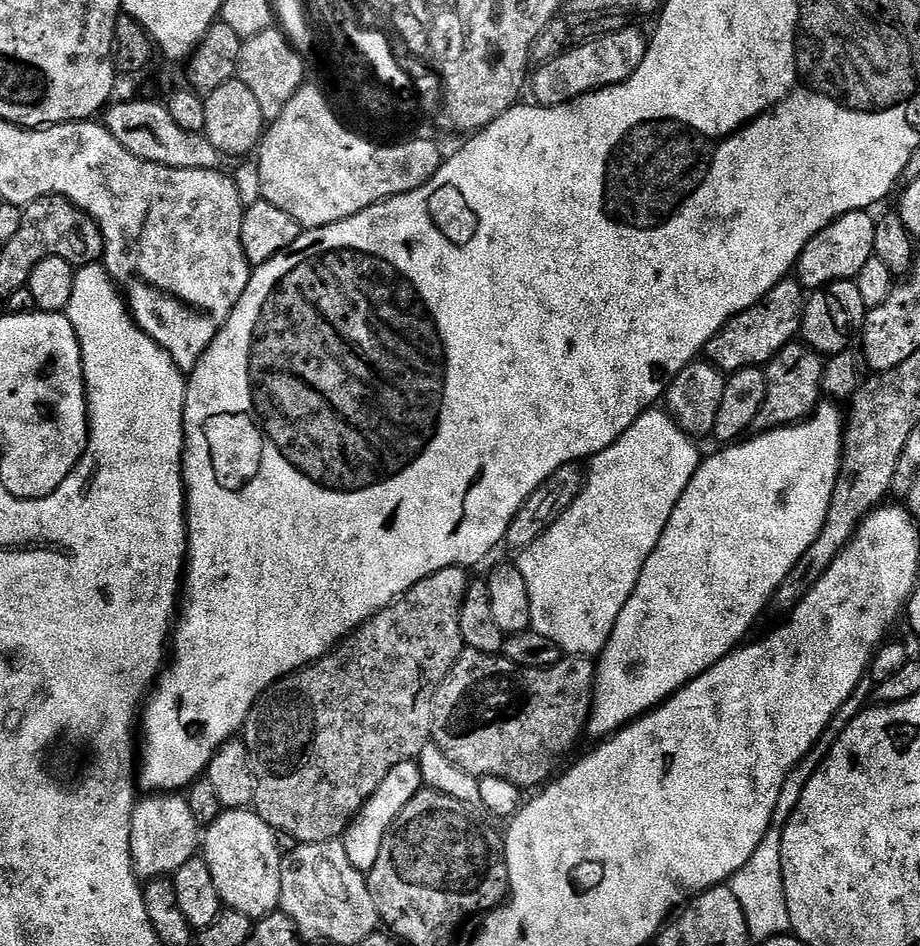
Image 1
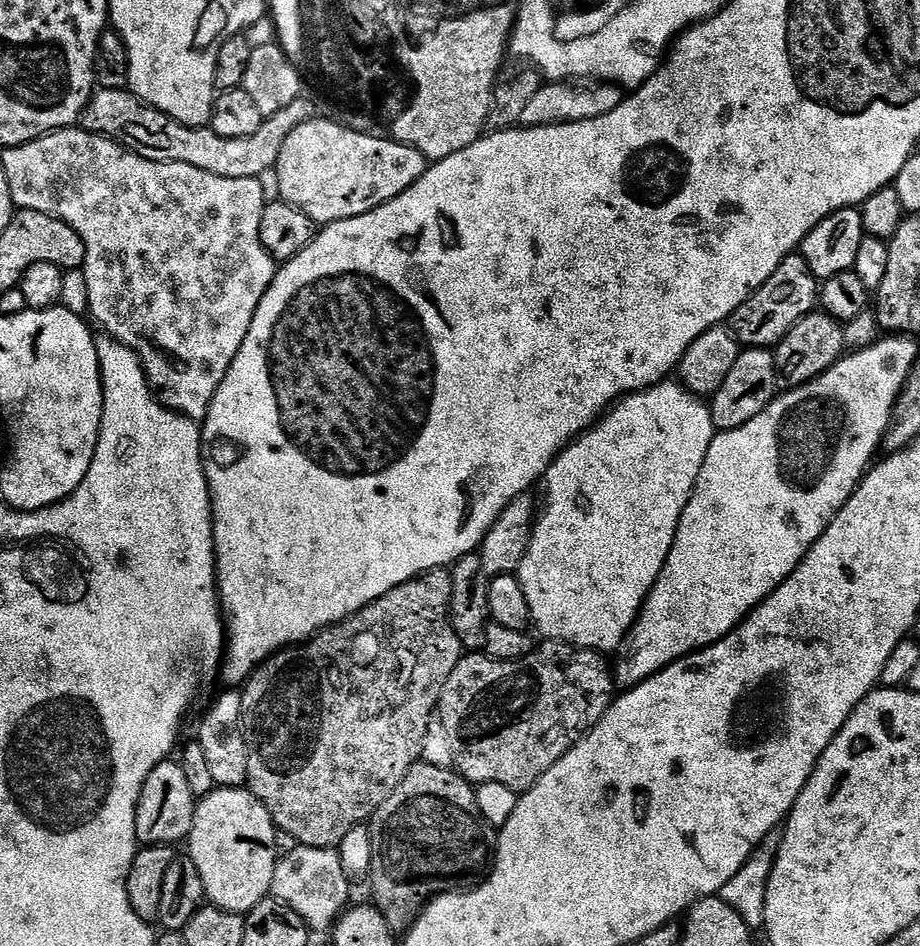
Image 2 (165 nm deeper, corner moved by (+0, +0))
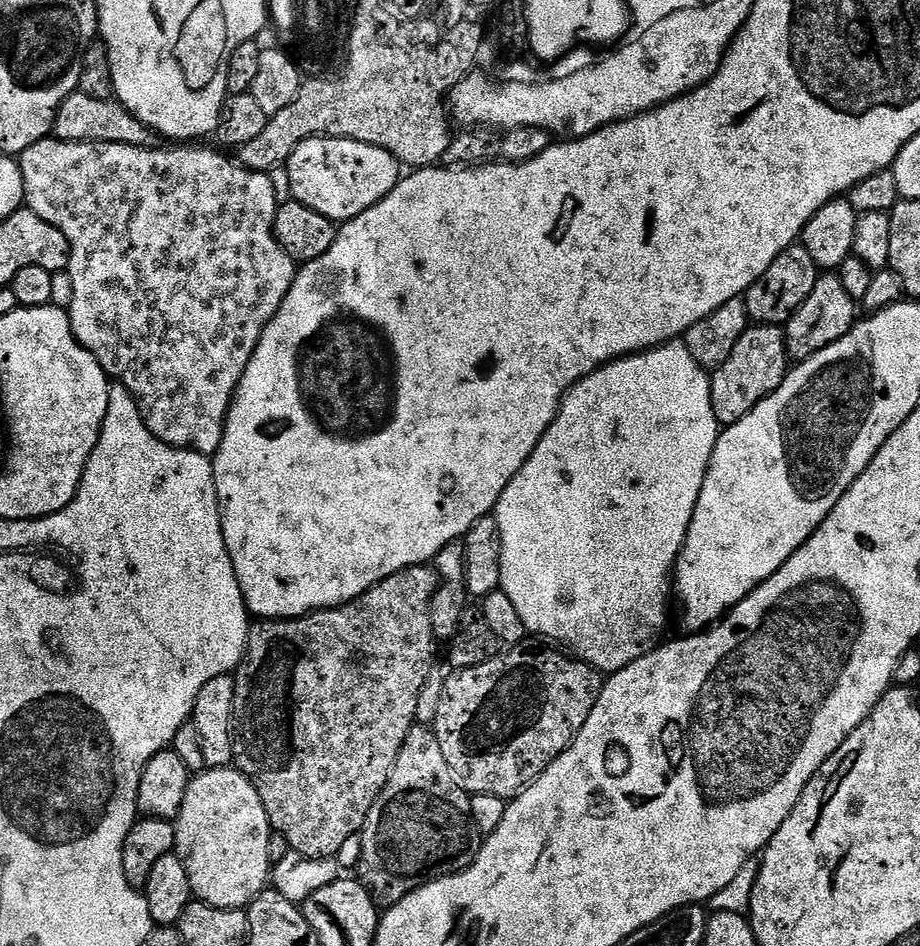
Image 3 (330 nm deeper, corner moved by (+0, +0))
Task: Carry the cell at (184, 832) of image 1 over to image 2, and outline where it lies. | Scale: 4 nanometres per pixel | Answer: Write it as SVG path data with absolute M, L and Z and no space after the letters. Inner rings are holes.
M172 760L159 763L146 778L139 796L138 810L135 811L137 841L145 847L169 847L183 843L193 829L196 805L180 764Z

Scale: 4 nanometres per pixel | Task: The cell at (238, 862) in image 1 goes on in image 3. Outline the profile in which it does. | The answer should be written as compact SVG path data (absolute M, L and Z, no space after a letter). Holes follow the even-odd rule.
M235 767L208 768L193 775L188 781L185 797L182 798L180 812L174 823L176 826L176 847L182 866L190 878L190 886L195 899L215 908L242 908L248 905L265 891L270 884L270 838L272 823L268 820L262 806L262 798L256 787Z

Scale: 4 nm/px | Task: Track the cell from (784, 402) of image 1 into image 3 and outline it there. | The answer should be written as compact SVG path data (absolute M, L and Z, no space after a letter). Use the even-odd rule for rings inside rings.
M820 274L816 277L814 290L810 290L810 298L798 306L798 310L788 323L783 325L784 341L788 347L789 357L799 362L818 354L818 350L826 350L834 342L838 342L858 323L858 301L846 294L839 275Z

